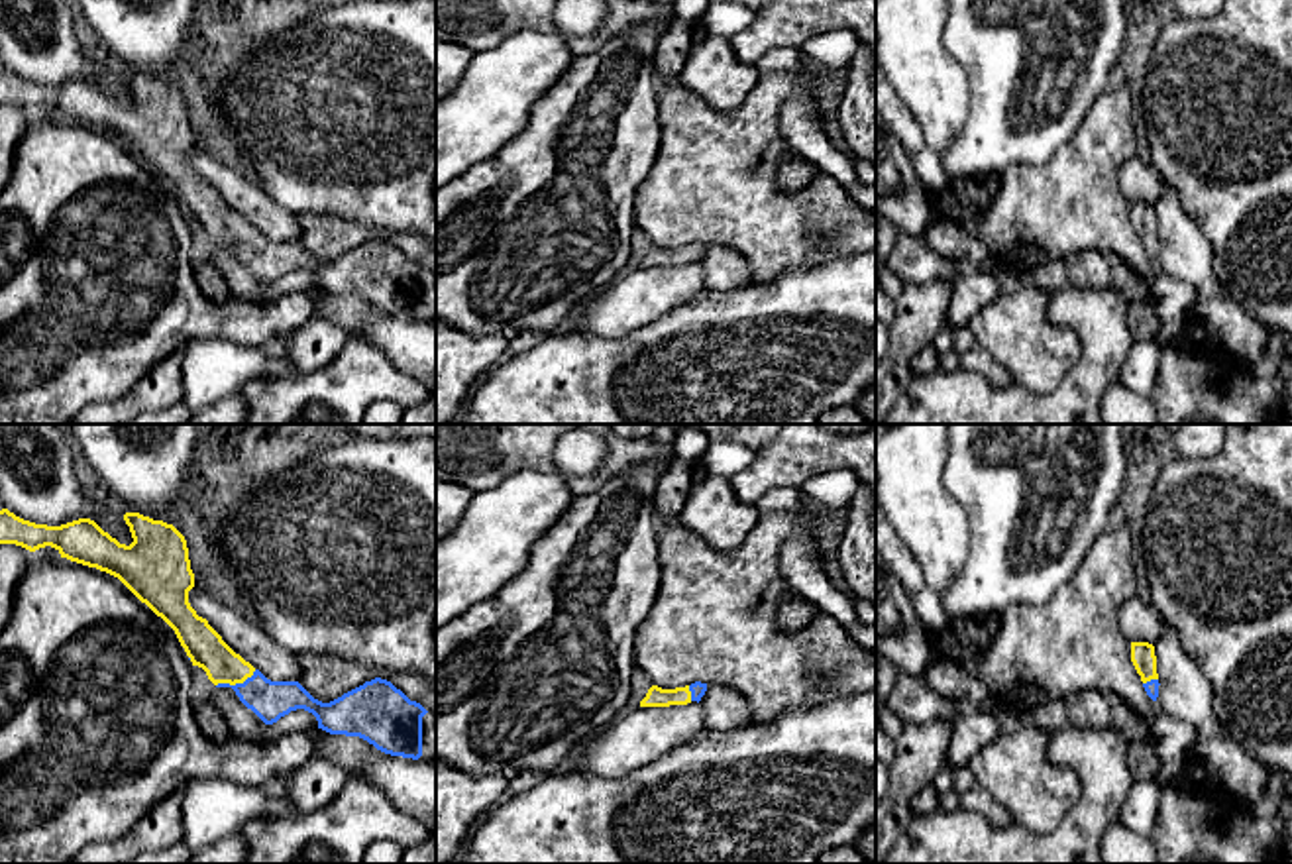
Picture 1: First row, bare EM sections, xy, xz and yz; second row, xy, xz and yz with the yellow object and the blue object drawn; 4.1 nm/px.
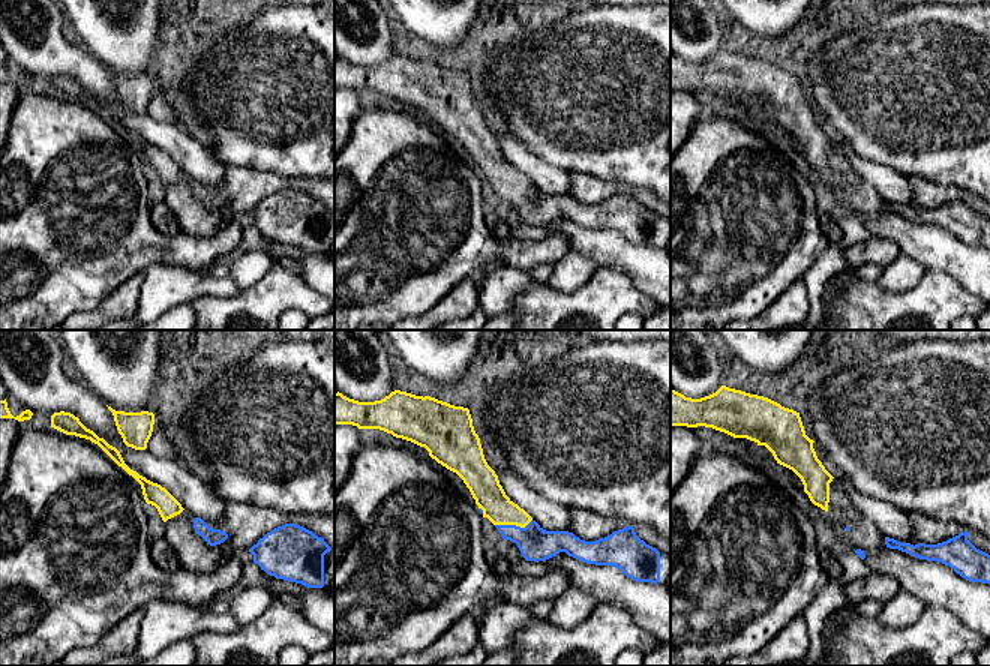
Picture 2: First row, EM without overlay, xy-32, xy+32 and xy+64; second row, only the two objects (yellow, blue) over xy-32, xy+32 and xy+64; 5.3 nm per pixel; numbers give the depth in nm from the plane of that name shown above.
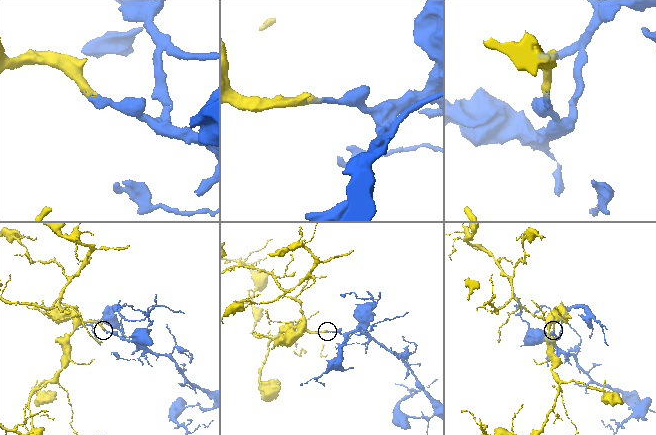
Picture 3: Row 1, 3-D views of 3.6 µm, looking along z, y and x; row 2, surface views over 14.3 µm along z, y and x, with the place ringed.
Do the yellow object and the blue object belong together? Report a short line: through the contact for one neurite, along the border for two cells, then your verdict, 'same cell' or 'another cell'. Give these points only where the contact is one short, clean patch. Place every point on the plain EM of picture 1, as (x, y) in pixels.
line xy (203, 205), (236, 242), (246, 242), (269, 260); same cell

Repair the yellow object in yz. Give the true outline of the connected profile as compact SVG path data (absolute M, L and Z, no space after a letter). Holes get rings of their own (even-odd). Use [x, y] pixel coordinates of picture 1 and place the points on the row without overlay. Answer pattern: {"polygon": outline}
{"polygon": "M1131 202L1131 222L1141 236L1147 255L1157 261L1158 257L1158 234L1155 206L1149 202Z"}

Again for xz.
{"polygon": "M695 242L685 247L662 249L652 245L646 257L640 261L640 267L670 267L670 265L687 265L691 261L701 261L707 251L707 243Z"}

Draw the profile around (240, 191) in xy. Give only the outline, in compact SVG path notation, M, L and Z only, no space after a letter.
M188 151L188 163L222 200L271 242L298 242L298 216L279 206L249 173L206 155Z

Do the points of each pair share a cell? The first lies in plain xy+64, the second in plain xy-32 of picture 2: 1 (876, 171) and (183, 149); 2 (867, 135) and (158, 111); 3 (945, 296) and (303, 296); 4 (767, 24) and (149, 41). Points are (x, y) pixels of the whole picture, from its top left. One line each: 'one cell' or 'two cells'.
1: one cell
2: two cells
3: one cell
4: one cell

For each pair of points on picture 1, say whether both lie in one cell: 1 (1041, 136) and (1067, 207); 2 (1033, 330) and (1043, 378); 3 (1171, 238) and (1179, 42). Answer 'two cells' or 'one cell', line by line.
1: two cells
2: one cell
3: two cells

